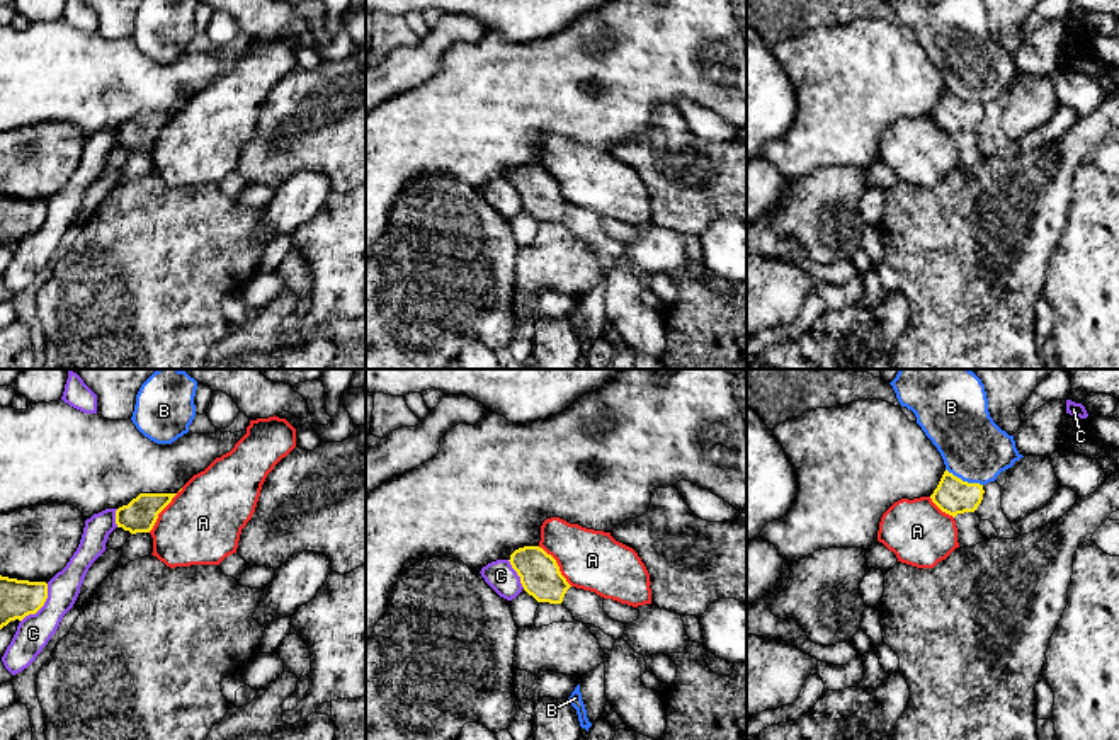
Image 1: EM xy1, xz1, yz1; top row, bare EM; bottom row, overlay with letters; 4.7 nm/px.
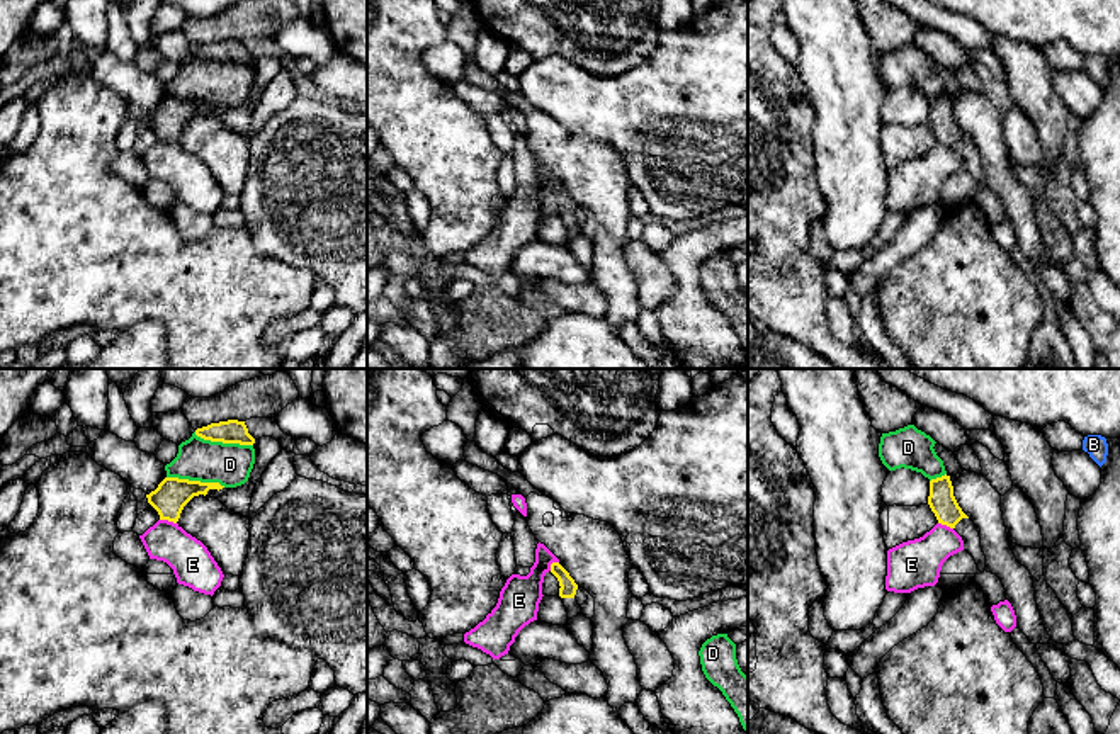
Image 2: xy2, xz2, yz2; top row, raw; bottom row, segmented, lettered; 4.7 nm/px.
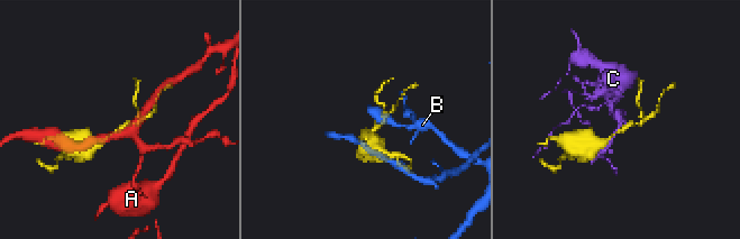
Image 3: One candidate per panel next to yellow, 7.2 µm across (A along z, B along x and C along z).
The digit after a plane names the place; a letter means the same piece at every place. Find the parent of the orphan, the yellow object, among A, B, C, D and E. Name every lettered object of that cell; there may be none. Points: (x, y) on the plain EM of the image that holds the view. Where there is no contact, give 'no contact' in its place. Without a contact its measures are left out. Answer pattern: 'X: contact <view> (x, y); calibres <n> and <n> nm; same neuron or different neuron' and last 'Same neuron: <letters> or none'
A: contact xz1 (556, 184); calibres 190 and 280 nm; different neuron
B: contact yz1 (965, 101); calibres 170 and 300 nm; different neuron
C: contact xy1 (41, 225); calibres 180 and 160 nm; different neuron
D: contact xy2 (223, 62); calibres 110 and 200 nm; different neuron
E: contact xy2 (169, 140); calibres 160 and 200 nm; different neuron
Same neuron: none

